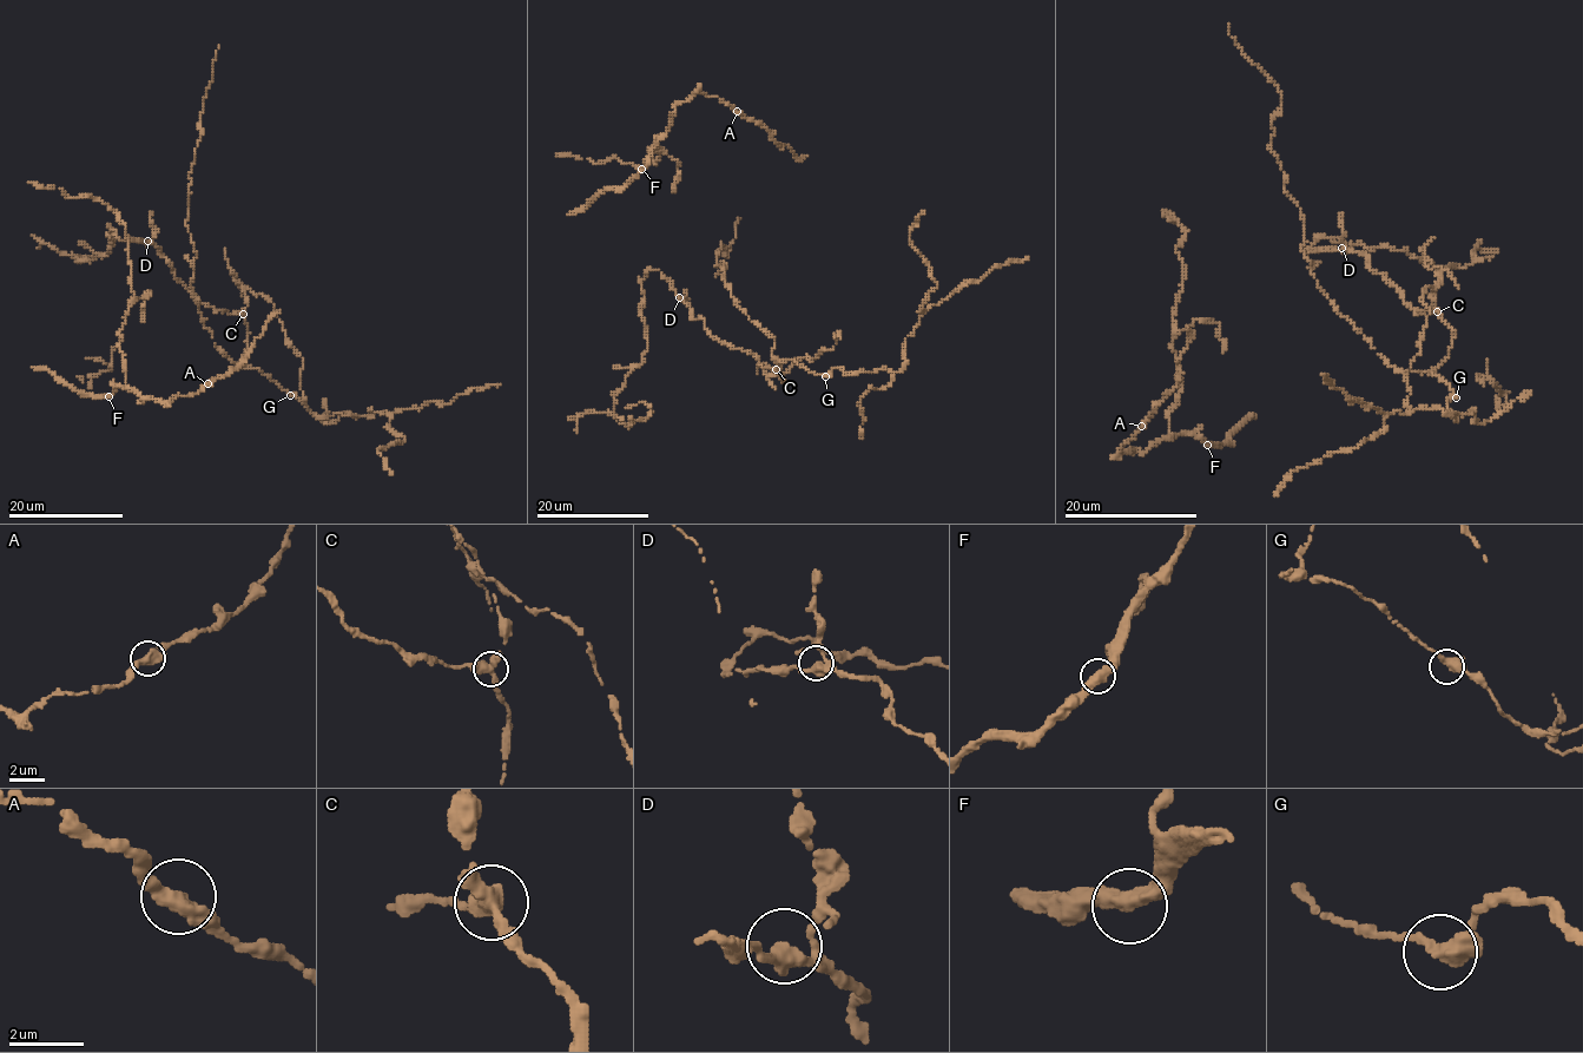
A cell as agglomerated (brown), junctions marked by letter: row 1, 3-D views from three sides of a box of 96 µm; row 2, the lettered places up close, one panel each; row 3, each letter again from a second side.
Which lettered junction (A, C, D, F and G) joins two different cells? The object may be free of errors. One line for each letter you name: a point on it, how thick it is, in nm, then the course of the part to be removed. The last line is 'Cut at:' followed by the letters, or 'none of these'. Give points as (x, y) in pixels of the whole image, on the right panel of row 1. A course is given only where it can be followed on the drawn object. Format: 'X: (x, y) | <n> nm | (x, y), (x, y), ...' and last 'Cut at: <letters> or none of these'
C: (1437, 311) | 440 nm | (1438, 310), (1433, 302), (1439, 281), (1425, 289), (1429, 313), (1419, 354), (1409, 369), (1406, 402), (1415, 410)
Cut at: C

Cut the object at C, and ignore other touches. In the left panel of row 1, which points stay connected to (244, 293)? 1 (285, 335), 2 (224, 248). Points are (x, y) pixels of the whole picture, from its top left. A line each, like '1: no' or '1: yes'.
1: yes
2: yes

